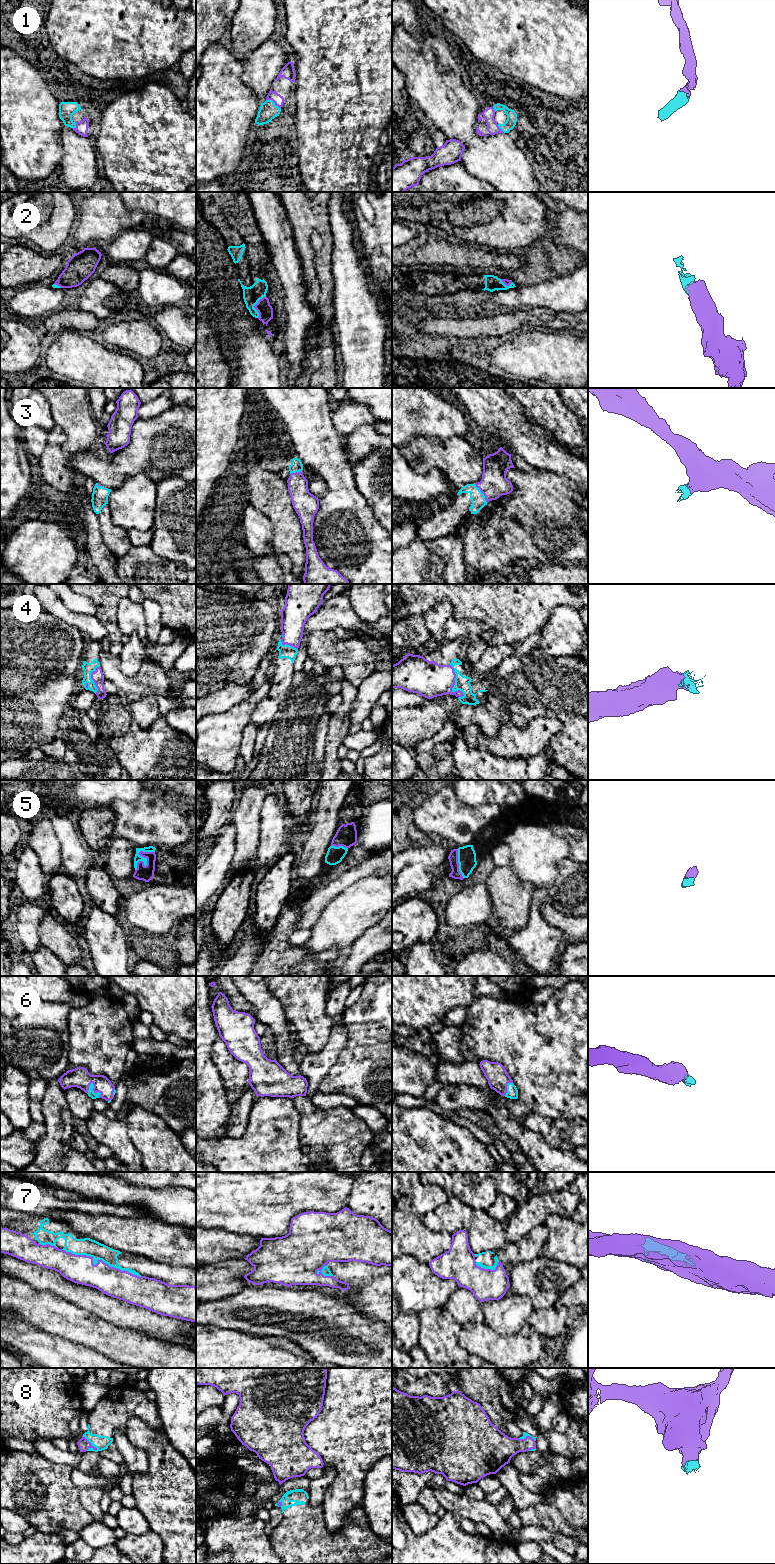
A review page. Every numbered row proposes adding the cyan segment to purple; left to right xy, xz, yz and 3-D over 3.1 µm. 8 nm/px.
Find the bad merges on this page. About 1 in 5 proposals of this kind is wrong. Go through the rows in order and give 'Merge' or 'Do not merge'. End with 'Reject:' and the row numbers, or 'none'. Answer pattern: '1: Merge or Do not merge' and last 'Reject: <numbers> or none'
1: Merge
2: Merge
3: Merge
4: Merge
5: Merge
6: Merge
7: Do not merge
8: Merge
Reject: 7

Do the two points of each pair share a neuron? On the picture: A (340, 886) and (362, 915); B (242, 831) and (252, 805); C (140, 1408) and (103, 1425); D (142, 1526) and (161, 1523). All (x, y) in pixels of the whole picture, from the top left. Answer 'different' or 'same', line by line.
A: different
B: same
C: same
D: different

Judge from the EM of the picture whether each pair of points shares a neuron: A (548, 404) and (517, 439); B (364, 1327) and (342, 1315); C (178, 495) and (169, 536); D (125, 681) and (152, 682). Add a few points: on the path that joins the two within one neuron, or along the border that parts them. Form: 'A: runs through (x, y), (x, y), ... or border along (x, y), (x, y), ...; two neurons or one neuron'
A: border along (517, 403), (529, 418), (551, 435); two neurons
B: runs through (359, 1327), (354, 1327), (347, 1320); one neuron
C: runs through (178, 505), (178, 526); one neuron
D: runs through (132, 682), (145, 682); one neuron

